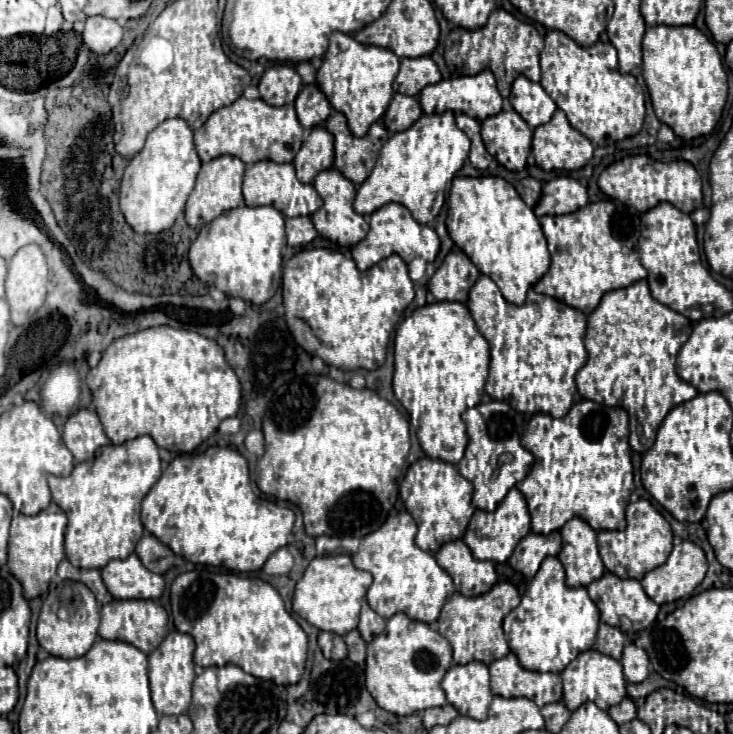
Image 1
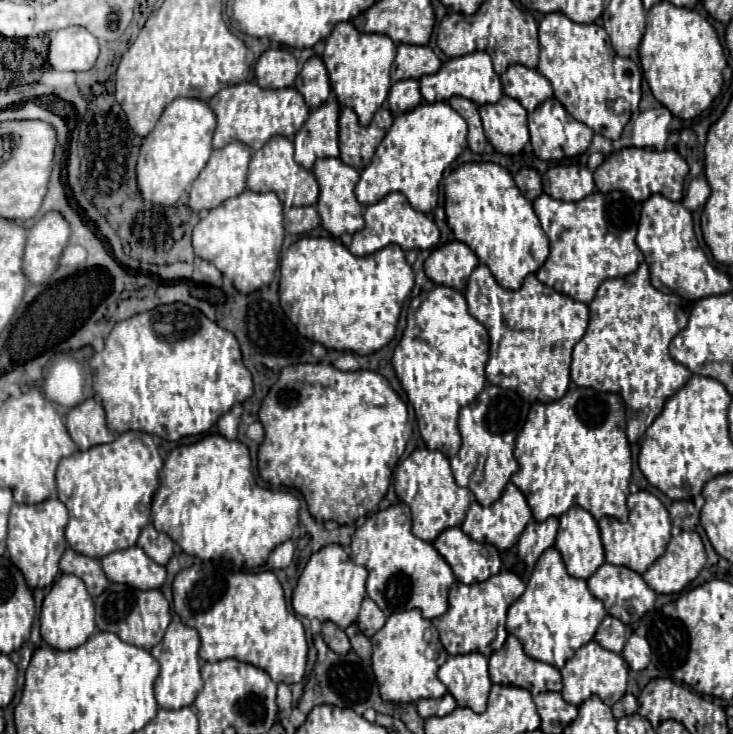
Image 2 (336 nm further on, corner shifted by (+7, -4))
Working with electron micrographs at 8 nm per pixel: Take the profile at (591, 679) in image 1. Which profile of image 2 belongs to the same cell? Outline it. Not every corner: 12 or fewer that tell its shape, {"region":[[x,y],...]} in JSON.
{"region":[[589,641],[561,669],[561,695],[611,707],[625,695],[621,655]]}

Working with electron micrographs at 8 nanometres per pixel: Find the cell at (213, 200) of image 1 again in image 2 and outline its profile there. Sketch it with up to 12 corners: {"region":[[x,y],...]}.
{"region":[[215,149],[193,181],[189,207],[209,211],[245,191],[251,149]]}

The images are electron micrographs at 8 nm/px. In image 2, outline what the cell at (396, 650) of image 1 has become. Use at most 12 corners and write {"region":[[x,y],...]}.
{"region":[[419,609],[371,637],[385,701],[437,699],[449,653]]}

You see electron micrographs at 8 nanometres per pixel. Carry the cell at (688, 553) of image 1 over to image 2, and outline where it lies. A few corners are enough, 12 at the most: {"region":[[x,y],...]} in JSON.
{"region":[[683,531],[643,573],[655,593],[681,593],[705,561],[701,537]]}

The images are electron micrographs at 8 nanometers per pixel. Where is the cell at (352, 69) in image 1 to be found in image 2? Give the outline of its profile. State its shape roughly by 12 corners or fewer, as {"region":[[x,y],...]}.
{"region":[[337,23],[321,59],[343,107],[369,125],[397,47]]}

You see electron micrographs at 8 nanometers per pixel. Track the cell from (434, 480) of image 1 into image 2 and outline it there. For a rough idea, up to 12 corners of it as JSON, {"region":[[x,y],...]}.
{"region":[[415,449],[395,473],[413,535],[459,527],[473,493],[441,451]]}

